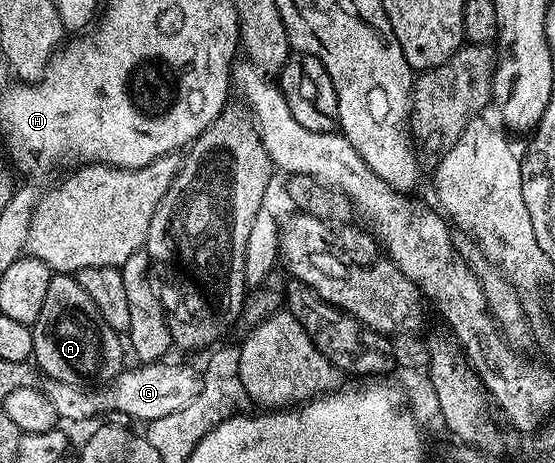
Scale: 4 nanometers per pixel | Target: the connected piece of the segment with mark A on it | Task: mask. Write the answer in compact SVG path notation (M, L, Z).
M57 273L52 276L50 288L46 291L46 299L42 303L42 311L31 327L34 335L32 357L39 372L45 378L73 383L111 383L125 368L126 345L121 334L114 332L110 323L106 323L106 319L102 319L98 307L94 307L94 299L90 299L90 295L86 295L86 291L82 291L82 287L71 273Z

